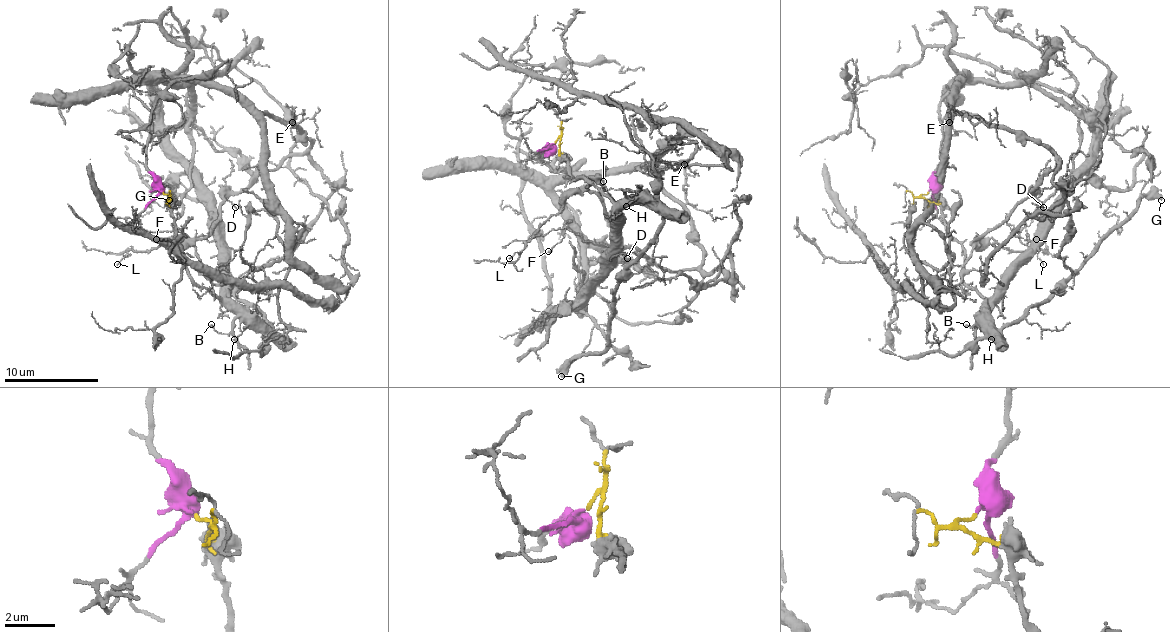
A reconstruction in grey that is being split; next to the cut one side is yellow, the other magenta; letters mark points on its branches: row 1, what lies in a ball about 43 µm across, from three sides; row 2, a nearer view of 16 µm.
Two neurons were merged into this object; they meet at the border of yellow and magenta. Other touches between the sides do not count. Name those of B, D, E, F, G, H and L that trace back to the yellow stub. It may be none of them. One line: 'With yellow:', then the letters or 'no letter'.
With yellow: B, F, G, H

